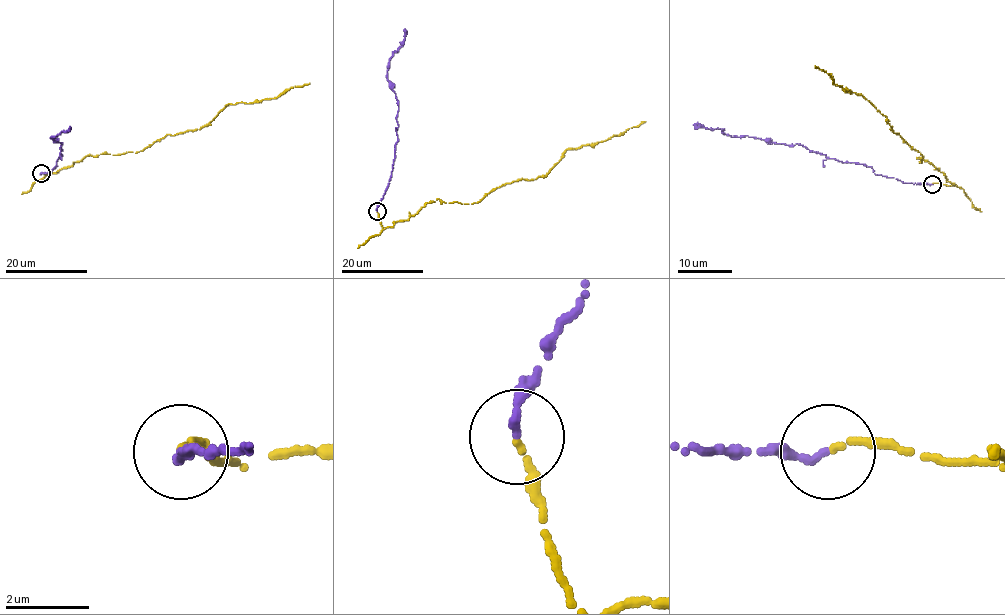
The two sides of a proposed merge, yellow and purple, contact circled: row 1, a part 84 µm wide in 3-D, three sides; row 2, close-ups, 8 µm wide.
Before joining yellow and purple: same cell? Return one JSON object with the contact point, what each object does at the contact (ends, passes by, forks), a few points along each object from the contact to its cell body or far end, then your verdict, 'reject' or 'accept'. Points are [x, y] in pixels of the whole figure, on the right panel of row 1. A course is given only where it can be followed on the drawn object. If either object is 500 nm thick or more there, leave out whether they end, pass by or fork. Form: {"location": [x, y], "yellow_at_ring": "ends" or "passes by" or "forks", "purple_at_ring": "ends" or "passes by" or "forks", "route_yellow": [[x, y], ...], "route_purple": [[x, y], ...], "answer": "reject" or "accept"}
{"location": [932, 184], "yellow_at_ring": "ends", "purple_at_ring": "ends", "route_yellow": [[932, 184], [957, 185], [916, 158], [923, 156], [866, 99], [846, 92], [815, 65]], "route_purple": [[932, 184], [904, 183], [876, 175], [870, 167], [828, 158], [796, 144], [732, 137], [720, 129], [693, 125]], "answer": "accept"}

